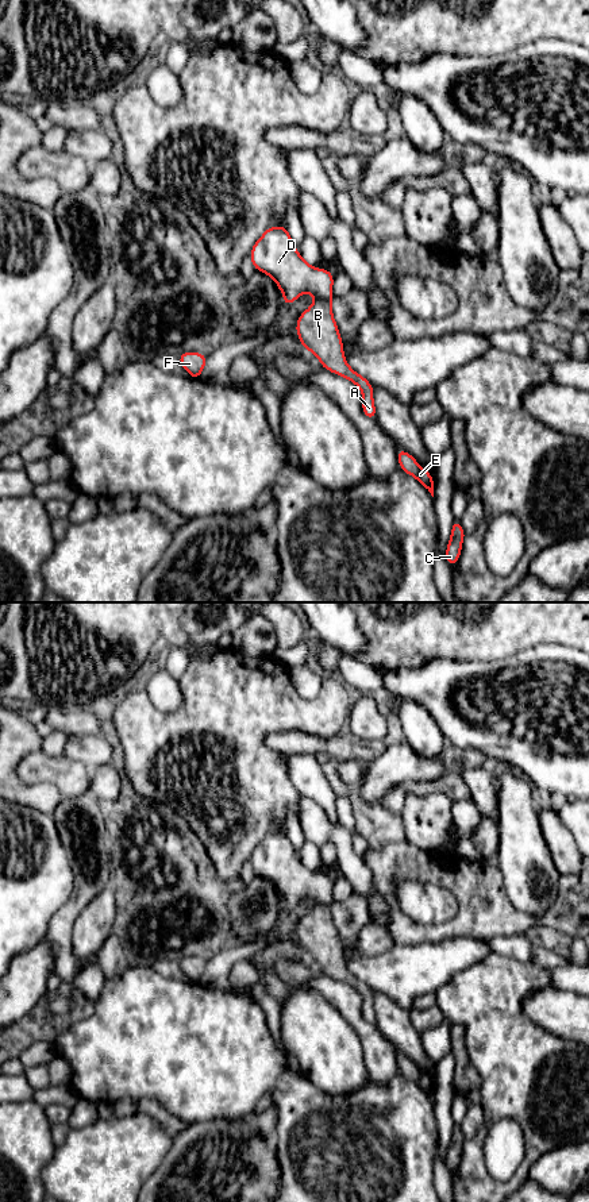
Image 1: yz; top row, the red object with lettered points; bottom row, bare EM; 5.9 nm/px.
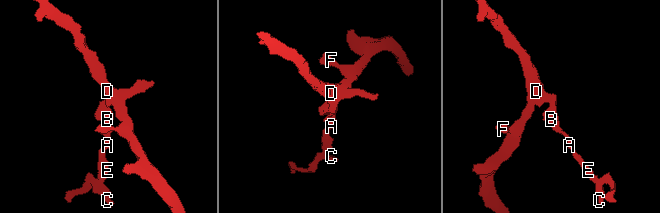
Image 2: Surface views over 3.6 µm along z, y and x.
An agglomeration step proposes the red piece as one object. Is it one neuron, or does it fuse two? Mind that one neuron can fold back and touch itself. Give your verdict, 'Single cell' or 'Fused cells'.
Fused cells

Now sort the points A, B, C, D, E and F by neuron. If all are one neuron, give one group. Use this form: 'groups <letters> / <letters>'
groups A B C E / D F

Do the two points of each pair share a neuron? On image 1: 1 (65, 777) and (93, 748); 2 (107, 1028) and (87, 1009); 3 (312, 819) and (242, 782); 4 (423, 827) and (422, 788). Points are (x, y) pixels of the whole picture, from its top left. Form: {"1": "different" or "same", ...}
{"1": "same", "2": "different", "3": "different", "4": "different"}

